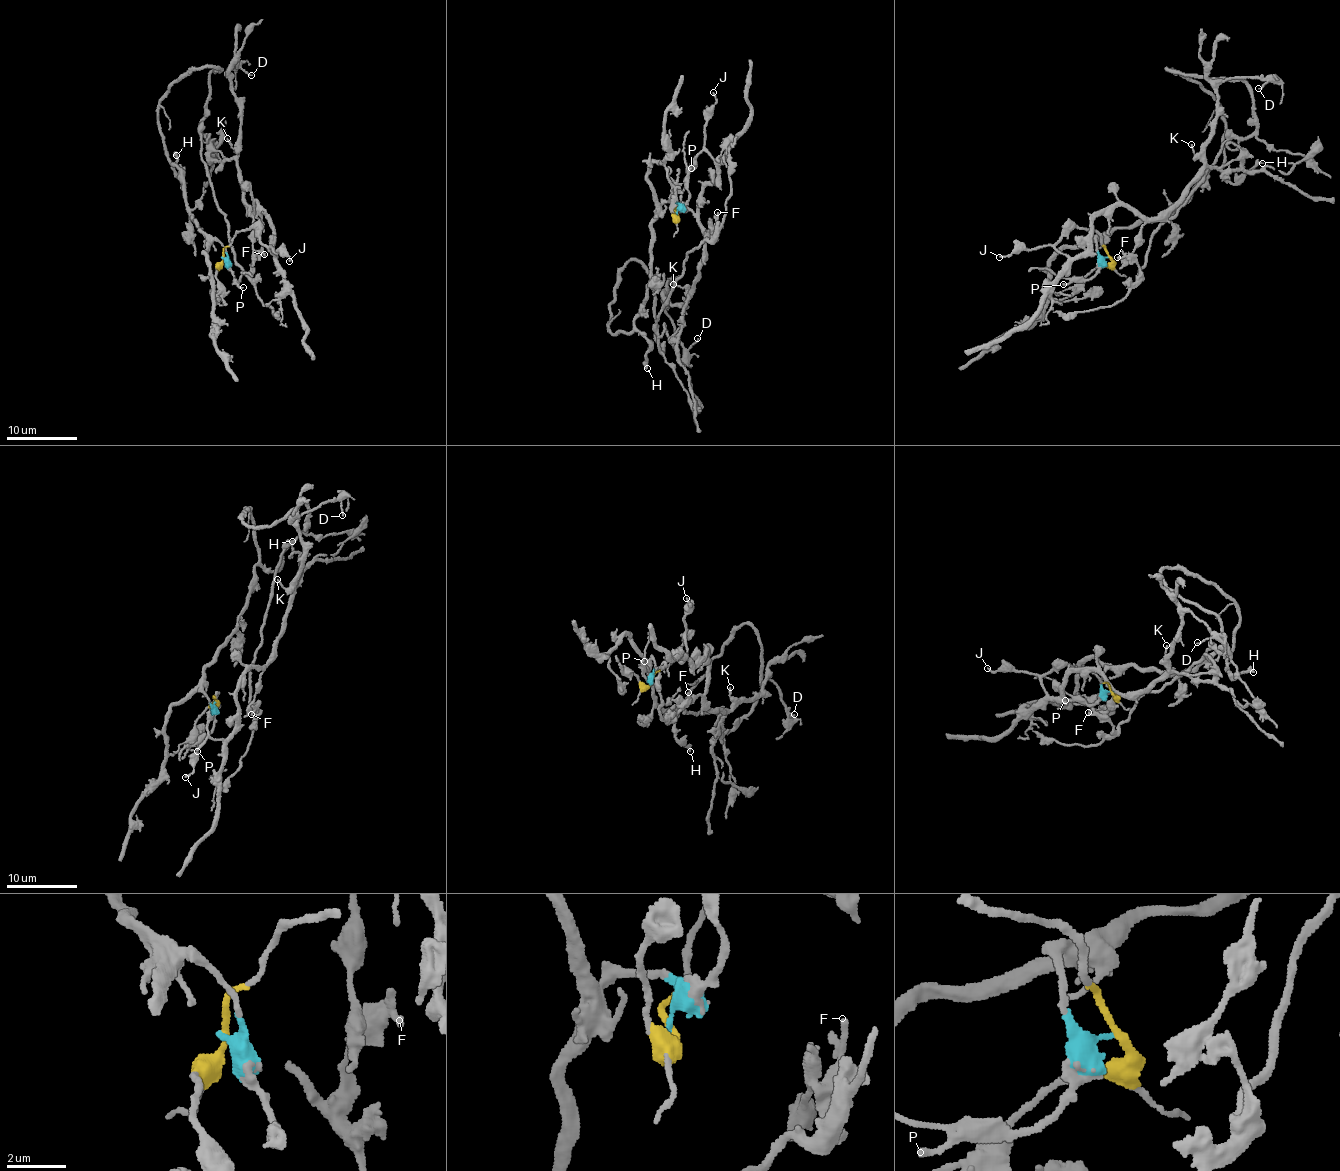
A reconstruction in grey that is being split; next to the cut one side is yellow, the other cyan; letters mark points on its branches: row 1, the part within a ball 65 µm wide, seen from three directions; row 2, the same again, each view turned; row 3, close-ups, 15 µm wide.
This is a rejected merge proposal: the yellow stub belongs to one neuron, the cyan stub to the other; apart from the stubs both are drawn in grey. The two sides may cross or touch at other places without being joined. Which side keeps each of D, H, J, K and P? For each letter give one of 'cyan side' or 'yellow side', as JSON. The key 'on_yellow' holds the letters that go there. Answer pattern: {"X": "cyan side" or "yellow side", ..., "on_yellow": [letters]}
{"D": "yellow side", "H": "cyan side", "J": "yellow side", "K": "yellow side", "P": "cyan side", "on_yellow": ["D", "J", "K"]}

